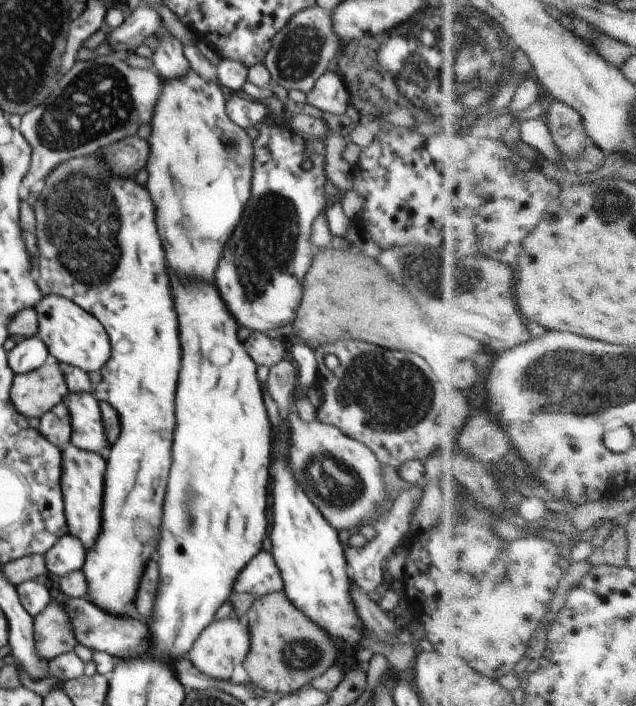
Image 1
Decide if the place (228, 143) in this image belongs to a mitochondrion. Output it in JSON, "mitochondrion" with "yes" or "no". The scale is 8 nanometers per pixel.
{"mitochondrion":"yes"}

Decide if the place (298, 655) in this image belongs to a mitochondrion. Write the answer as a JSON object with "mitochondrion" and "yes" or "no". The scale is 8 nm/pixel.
{"mitochondrion":"yes"}

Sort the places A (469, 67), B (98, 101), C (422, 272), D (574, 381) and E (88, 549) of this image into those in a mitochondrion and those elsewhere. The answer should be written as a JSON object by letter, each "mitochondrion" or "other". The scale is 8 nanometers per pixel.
{"A":"mitochondrion","B":"mitochondrion","C":"mitochondrion","D":"mitochondrion","E":"other"}

